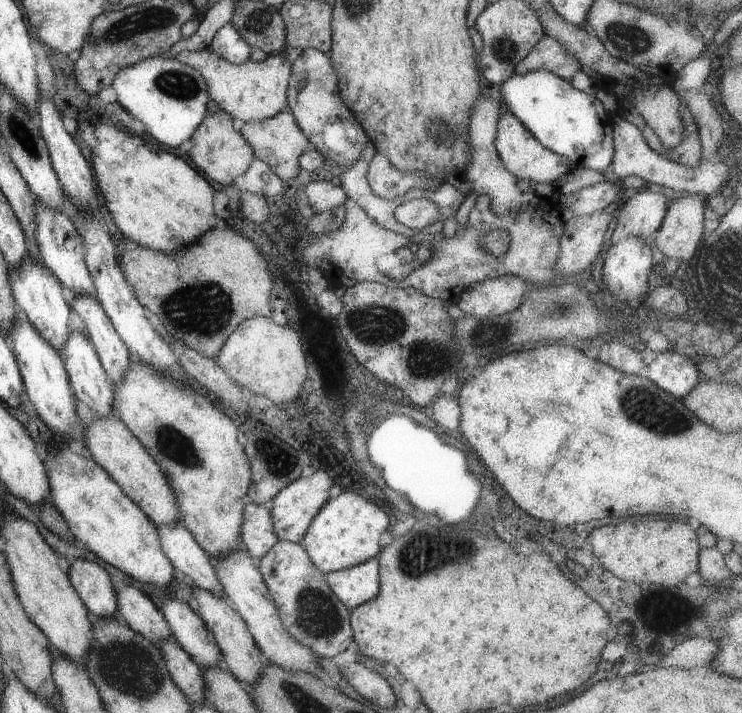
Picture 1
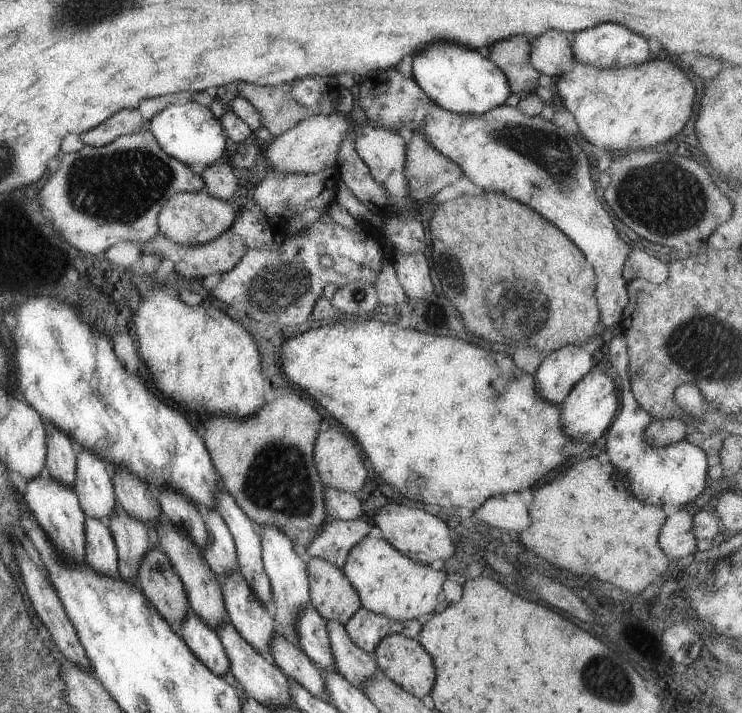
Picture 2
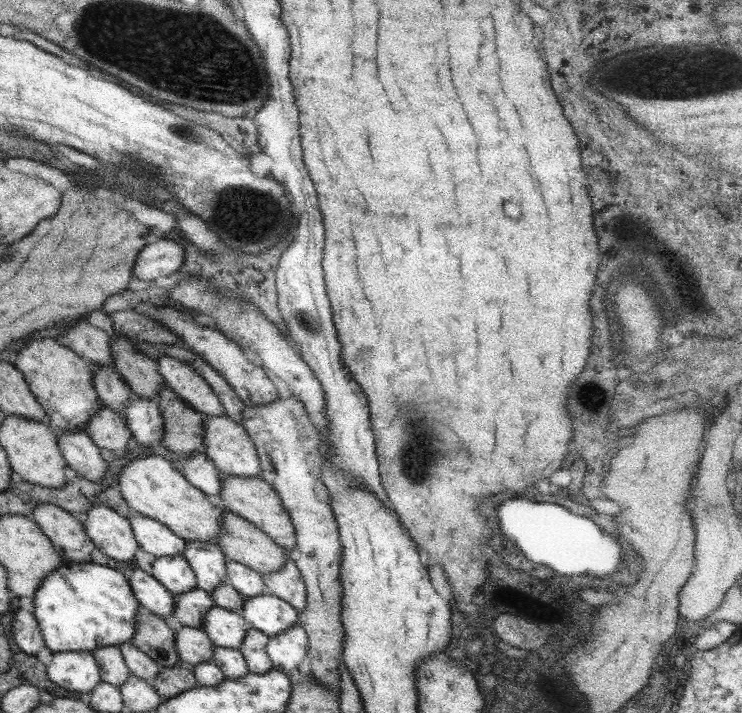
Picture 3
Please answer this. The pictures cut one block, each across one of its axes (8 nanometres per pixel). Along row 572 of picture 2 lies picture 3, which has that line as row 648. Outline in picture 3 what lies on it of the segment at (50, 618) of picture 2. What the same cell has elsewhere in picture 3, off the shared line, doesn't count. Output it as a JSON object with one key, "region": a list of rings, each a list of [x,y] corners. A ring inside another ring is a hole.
{"region":[[[19,608],[14,614],[10,632],[13,634],[13,642],[21,649],[21,652],[29,656],[37,654],[45,646],[33,613],[24,609]]]}

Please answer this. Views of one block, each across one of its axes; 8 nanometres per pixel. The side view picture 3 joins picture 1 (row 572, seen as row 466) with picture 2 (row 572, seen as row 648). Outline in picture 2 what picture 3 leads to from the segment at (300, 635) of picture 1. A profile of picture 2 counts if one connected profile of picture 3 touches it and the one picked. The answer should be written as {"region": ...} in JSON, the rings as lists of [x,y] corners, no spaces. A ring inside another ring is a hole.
{"region":[[[311,557],[306,563],[306,571],[311,608],[315,609],[327,621],[335,621],[344,626],[352,614],[361,607],[361,603],[357,591],[349,584],[342,569],[331,566],[320,558]]]}

